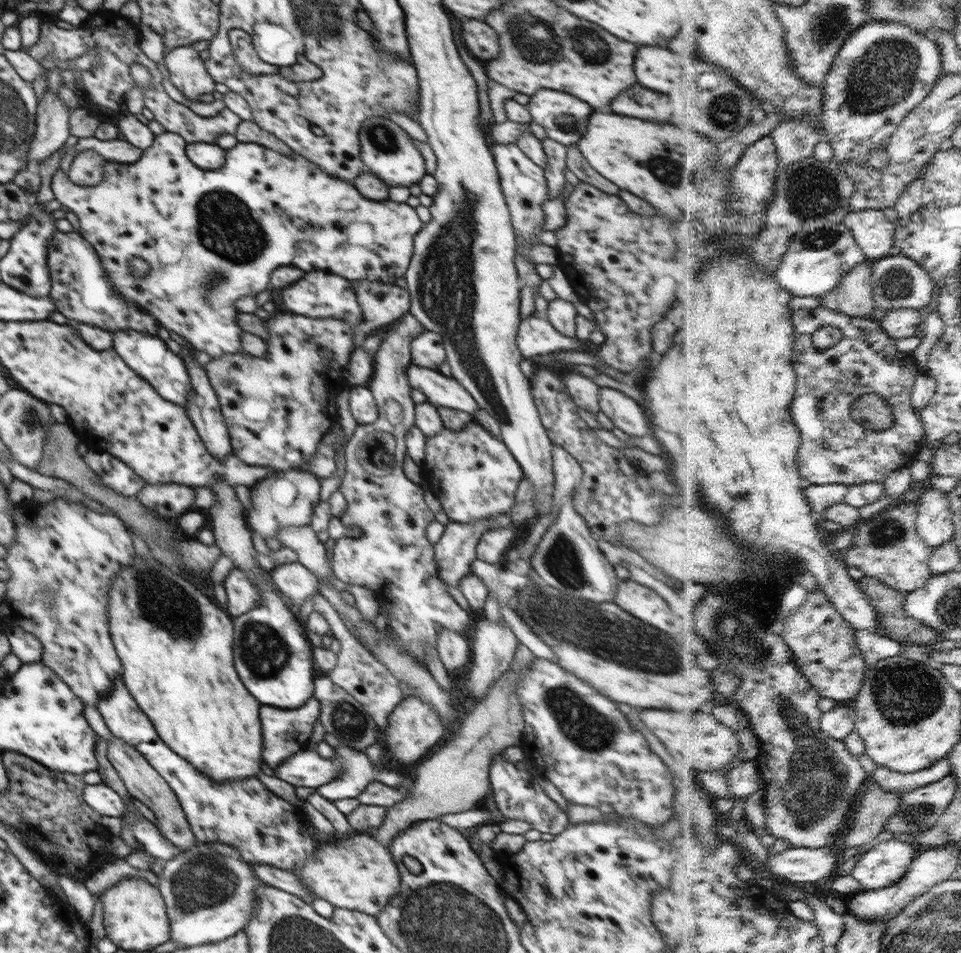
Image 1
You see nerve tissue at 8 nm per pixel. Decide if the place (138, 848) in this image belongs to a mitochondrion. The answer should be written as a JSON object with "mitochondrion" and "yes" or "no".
{"mitochondrion":"no"}

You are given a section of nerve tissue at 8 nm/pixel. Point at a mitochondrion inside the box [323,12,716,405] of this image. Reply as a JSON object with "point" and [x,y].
{"point":[594,50]}

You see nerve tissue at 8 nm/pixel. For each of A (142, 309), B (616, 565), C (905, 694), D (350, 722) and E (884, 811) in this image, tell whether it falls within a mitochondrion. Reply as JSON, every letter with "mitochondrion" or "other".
{"A":"other","B":"other","C":"mitochondrion","D":"mitochondrion","E":"mitochondrion"}

